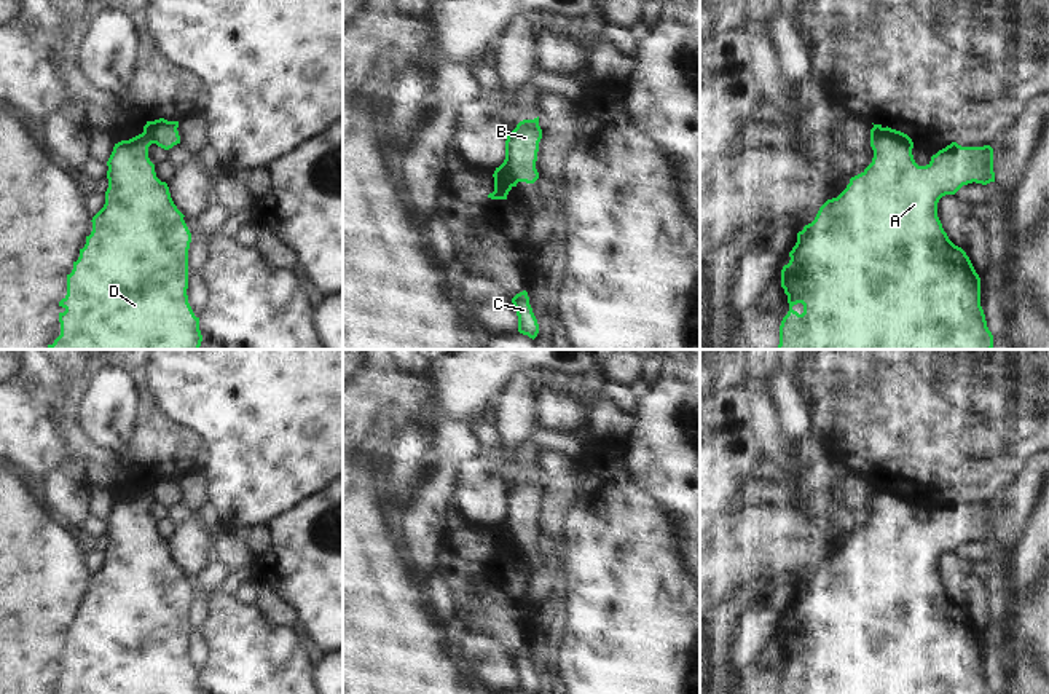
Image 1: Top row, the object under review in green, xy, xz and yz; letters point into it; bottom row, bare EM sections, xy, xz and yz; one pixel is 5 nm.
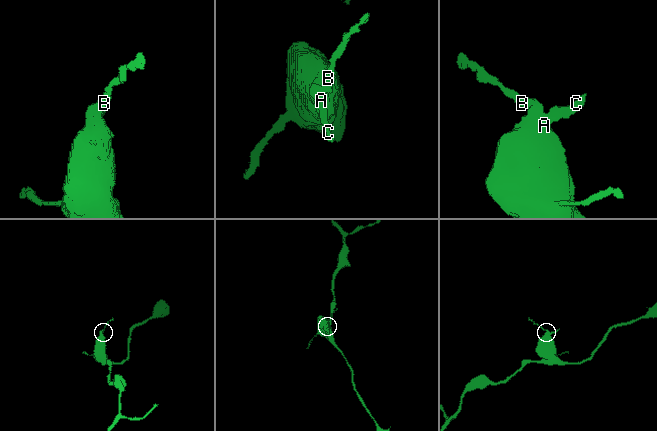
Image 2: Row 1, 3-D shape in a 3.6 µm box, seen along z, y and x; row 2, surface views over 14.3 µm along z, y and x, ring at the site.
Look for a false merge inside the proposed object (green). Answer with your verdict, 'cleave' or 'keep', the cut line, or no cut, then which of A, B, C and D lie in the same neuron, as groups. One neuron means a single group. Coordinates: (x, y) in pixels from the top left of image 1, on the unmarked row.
cleave | xz (501, 522), (514, 543) | A C D / B

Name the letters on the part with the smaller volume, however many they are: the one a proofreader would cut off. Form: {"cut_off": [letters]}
{"cut_off": ["B"]}

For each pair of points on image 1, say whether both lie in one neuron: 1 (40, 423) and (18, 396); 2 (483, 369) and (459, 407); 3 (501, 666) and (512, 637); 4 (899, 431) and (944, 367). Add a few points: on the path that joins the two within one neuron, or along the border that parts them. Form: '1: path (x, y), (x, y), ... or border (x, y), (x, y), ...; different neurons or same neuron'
1: path (34, 417), (19, 402); same neuron
2: path (474, 378), (459, 393), (459, 398); same neuron
3: border (475, 630), (493, 637), (510, 656); different neurons
4: path (915, 415), (944, 383); same neuron

